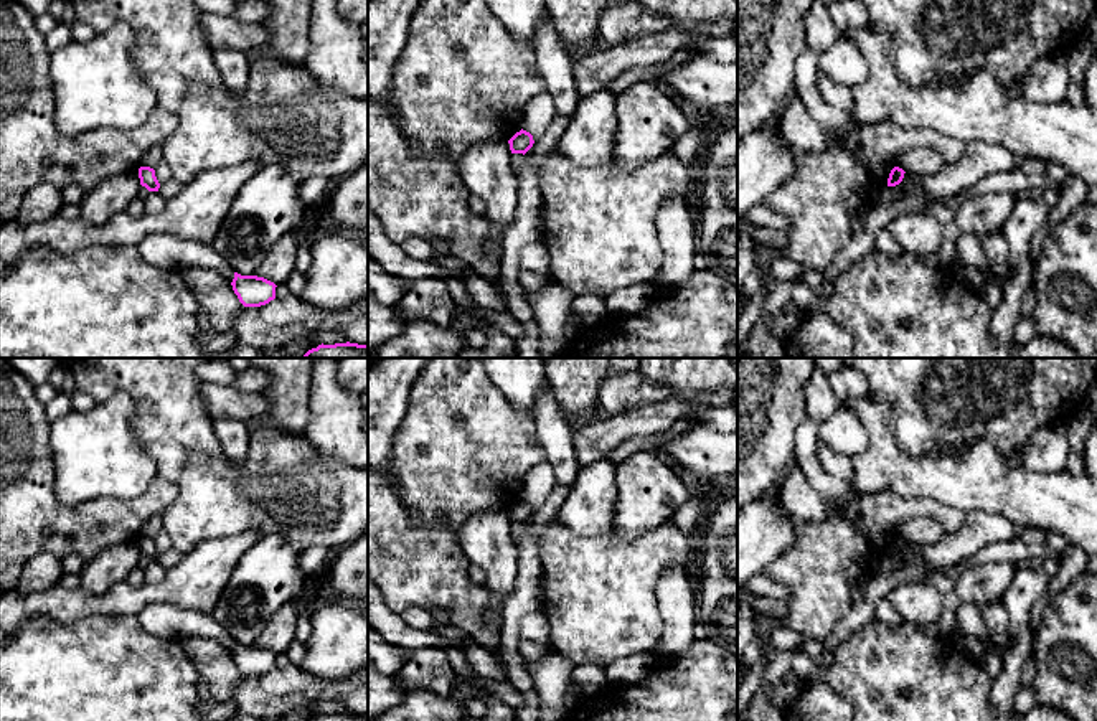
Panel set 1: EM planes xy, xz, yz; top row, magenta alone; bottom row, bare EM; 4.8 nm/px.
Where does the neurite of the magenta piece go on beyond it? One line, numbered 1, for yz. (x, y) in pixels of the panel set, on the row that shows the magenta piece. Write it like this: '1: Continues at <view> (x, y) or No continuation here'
1: No continuation here

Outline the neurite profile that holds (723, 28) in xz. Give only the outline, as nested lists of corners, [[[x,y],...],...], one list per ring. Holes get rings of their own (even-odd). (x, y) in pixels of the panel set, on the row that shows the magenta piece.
[[[721,18],[713,25],[704,25],[698,30],[699,35],[708,35],[709,38],[731,38],[736,26],[736,20]]]

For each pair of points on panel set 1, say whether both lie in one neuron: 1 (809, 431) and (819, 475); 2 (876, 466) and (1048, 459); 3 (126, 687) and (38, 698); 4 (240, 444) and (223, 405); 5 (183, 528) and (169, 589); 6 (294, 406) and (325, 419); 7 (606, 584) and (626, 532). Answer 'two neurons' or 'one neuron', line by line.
1: one neuron
2: two neurons
3: one neuron
4: two neurons
5: two neurons
6: two neurons
7: two neurons

